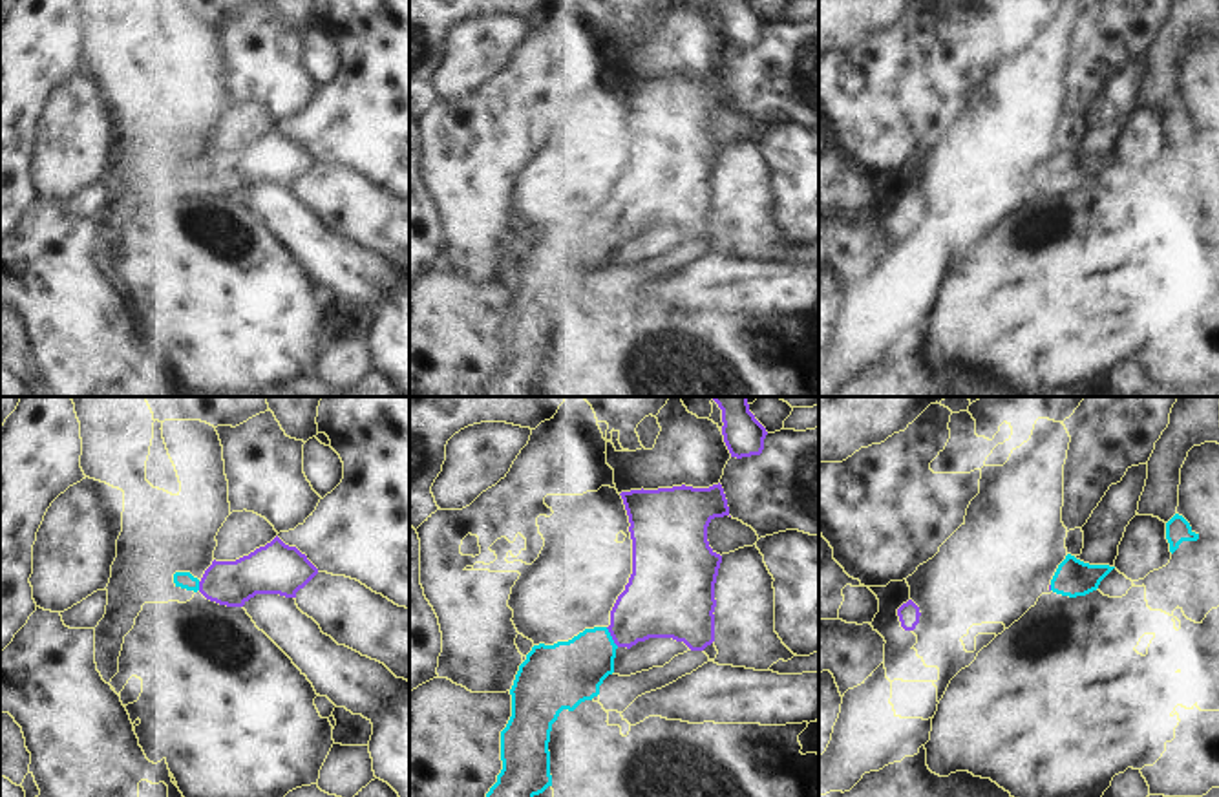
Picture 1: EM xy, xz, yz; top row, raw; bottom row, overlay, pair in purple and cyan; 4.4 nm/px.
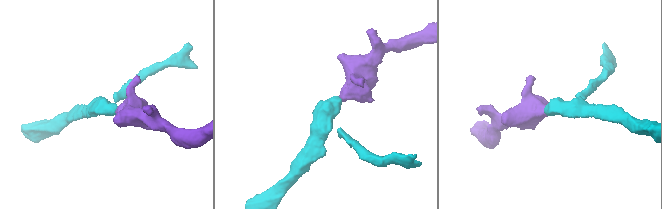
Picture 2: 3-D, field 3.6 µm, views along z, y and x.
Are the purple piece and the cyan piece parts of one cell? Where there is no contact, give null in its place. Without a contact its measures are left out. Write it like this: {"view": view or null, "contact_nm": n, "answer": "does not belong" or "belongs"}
{"view": "xz", "contact_nm": 110, "answer": "belongs"}

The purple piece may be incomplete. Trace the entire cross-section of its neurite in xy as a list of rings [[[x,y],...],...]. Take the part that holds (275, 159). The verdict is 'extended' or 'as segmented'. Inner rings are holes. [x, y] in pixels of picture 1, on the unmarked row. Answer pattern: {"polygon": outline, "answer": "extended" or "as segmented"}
{"polygon": [[[278,126],[265,137],[236,152],[212,152],[203,168],[175,163],[175,177],[201,183],[207,190],[227,197],[243,197],[256,185],[296,188],[318,159],[296,137]]], "answer": "extended"}

